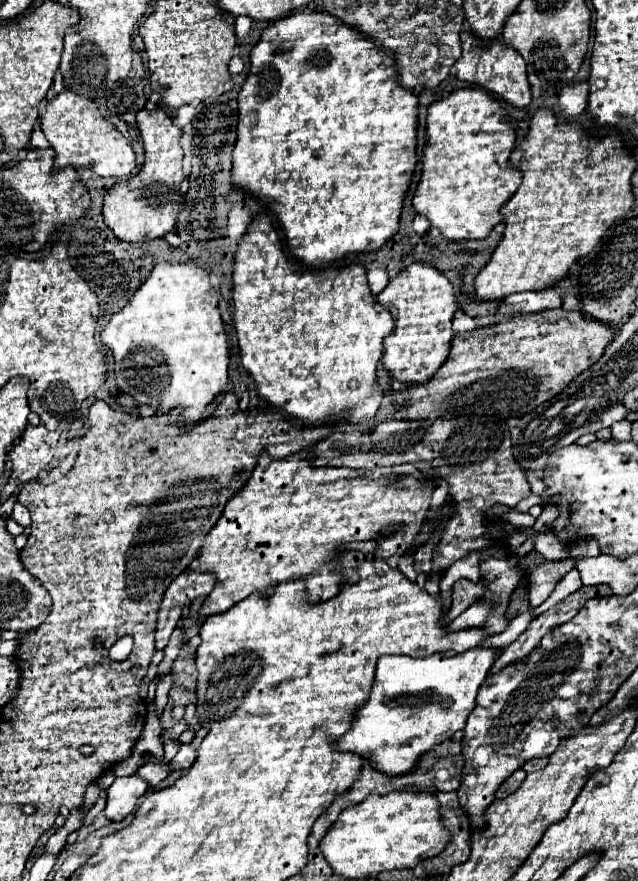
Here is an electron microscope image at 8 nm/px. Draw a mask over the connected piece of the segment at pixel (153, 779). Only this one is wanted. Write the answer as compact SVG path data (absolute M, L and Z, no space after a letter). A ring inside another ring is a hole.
M161 760L161 762L149 762L145 766L139 768L137 776L145 778L149 782L151 788L155 788L161 780L165 780L167 776L171 774L171 768L169 768L169 760Z

